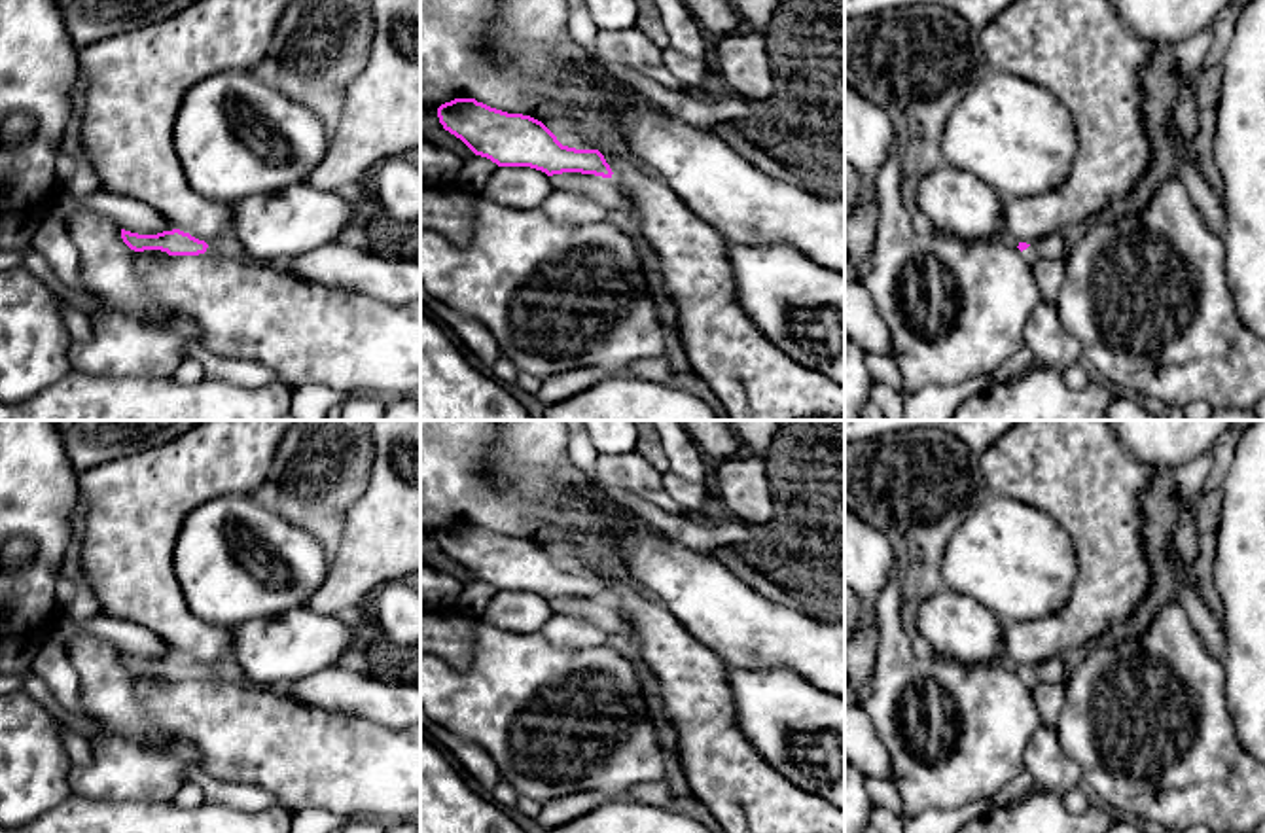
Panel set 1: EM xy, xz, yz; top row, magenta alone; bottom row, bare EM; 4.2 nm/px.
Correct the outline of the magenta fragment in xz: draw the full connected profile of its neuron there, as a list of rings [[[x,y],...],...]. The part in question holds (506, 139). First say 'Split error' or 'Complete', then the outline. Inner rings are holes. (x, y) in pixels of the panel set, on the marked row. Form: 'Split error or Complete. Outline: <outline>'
Complete. Outline: [[[454,98],[437,108],[437,117],[445,131],[498,167],[530,167],[547,176],[581,172],[612,178],[614,174],[598,150],[562,146],[530,115],[508,114],[475,98]]]

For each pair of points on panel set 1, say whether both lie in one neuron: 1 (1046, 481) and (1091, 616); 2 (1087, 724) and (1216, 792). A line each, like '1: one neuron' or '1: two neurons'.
1: one neuron
2: one neuron

